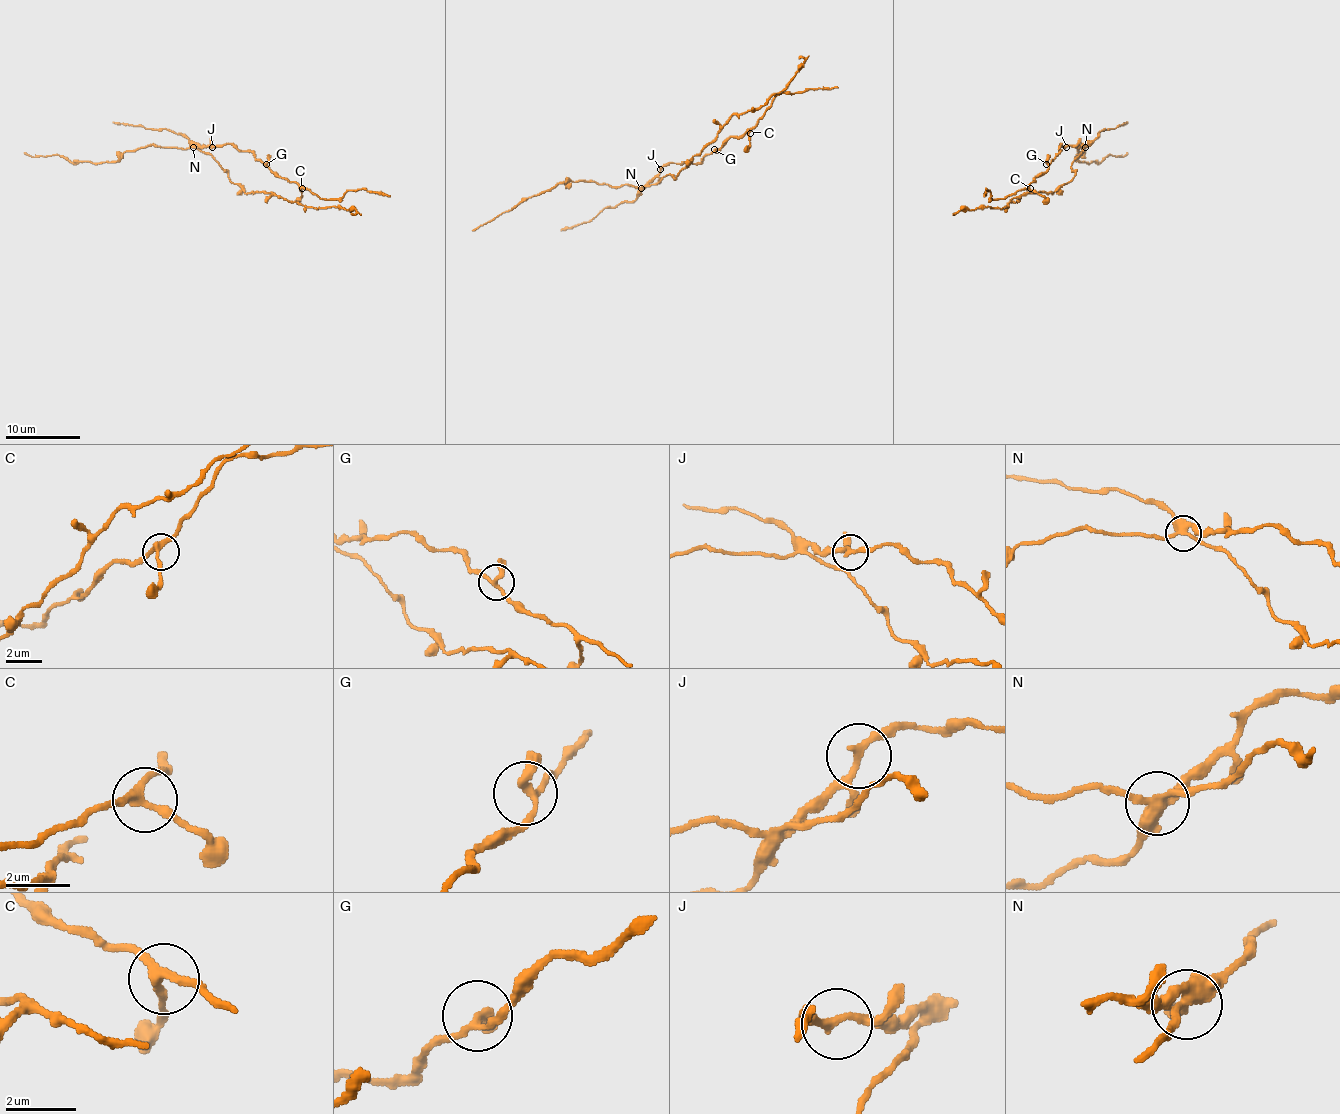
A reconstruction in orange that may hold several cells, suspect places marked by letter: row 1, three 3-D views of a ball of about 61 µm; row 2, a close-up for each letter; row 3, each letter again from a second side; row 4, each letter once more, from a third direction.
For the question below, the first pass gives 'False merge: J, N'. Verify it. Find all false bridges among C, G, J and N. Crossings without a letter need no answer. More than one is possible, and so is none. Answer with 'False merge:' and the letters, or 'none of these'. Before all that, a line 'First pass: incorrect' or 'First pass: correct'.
First pass: incorrect
False merge: N

